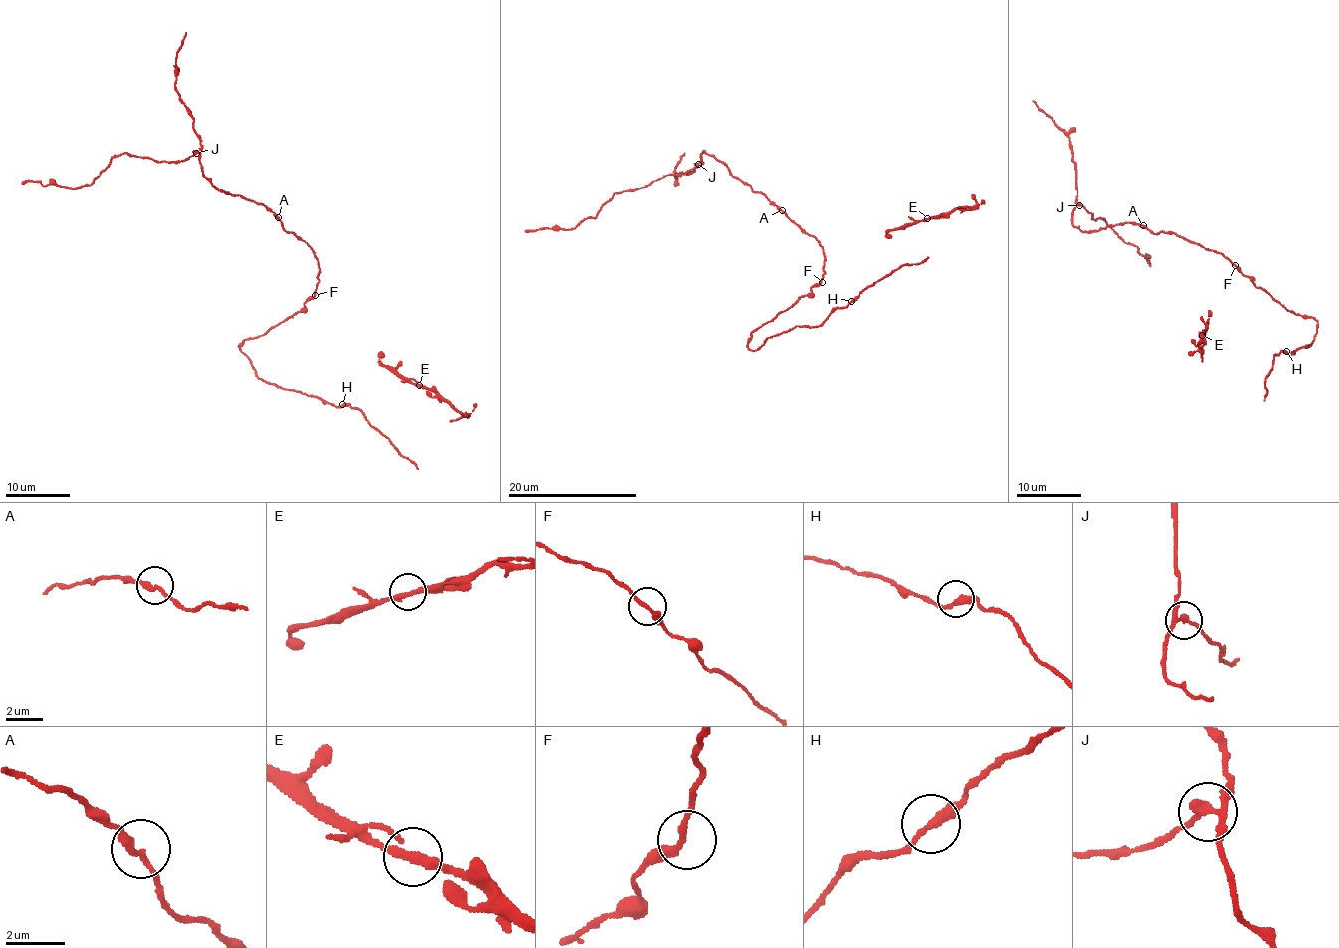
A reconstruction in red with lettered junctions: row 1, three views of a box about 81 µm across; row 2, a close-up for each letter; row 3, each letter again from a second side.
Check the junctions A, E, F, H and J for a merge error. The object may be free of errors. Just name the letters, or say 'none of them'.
J

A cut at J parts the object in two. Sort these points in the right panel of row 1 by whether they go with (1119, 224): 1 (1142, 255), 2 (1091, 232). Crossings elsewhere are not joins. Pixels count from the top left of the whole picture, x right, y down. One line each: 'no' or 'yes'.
1: no
2: yes

